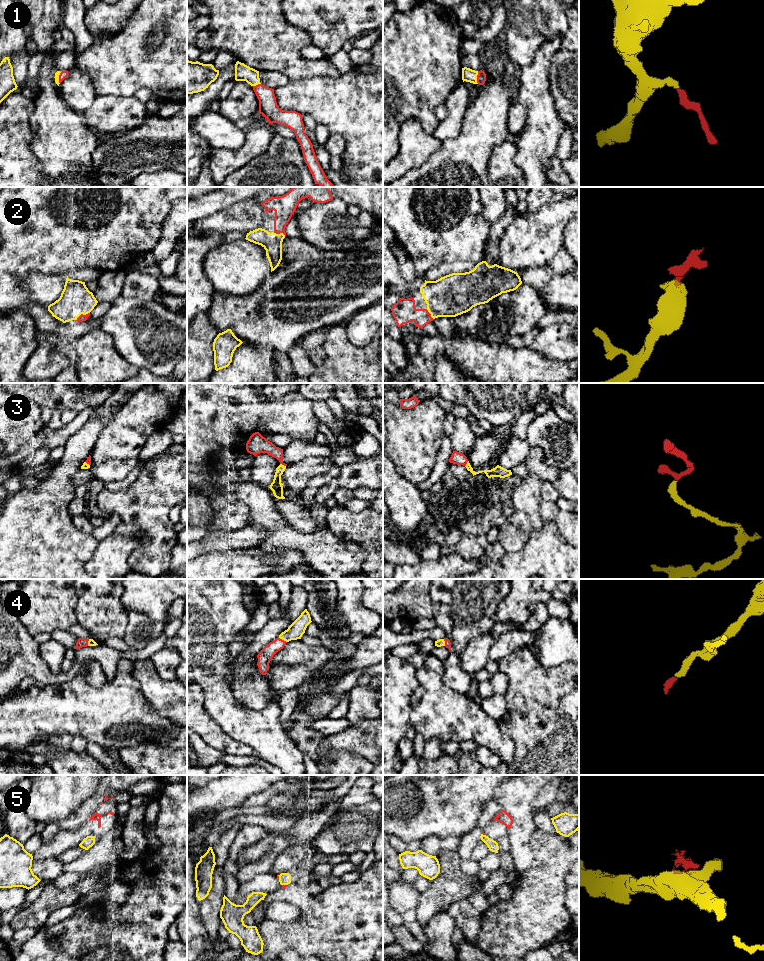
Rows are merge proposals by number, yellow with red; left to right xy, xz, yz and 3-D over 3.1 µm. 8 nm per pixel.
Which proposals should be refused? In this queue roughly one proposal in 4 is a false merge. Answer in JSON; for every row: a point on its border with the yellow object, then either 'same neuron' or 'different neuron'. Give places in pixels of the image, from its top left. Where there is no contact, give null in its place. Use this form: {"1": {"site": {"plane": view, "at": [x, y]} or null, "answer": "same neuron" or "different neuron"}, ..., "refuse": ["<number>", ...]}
{"1": {"site": {"plane": "yz", "at": [476, 77]}, "answer": "same neuron"}, "2": {"site": {"plane": "xy", "at": [82, 313]}, "answer": "same neuron"}, "3": {"site": {"plane": "xz", "at": [283, 465]}, "answer": "same neuron"}, "4": {"site": {"plane": "xz", "at": [282, 639]}, "answer": "same neuron"}, "5": {"site": {"plane": "xz", "at": [279, 877]}, "answer": "different neuron"}, "refuse": ["5"]}

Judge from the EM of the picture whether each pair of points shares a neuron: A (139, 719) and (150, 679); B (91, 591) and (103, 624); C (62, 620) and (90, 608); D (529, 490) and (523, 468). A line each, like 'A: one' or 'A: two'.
A: two
B: one
C: two
D: two

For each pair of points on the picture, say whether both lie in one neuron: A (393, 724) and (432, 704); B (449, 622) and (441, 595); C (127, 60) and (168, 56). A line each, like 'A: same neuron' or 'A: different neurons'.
A: different neurons
B: same neuron
C: same neuron

